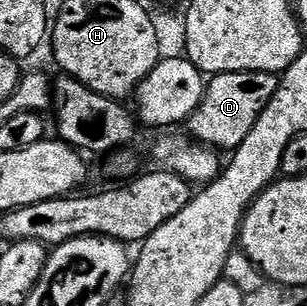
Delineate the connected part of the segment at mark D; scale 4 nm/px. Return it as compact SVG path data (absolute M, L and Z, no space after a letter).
M219 72L211 75L206 86L206 93L202 95L200 106L196 106L196 110L189 118L189 135L199 144L205 144L215 150L238 148L240 142L244 142L244 138L248 138L252 126L256 126L256 118L260 118L264 106L268 106L268 102L272 102L272 94L276 94L278 81L279 77L273 72Z

